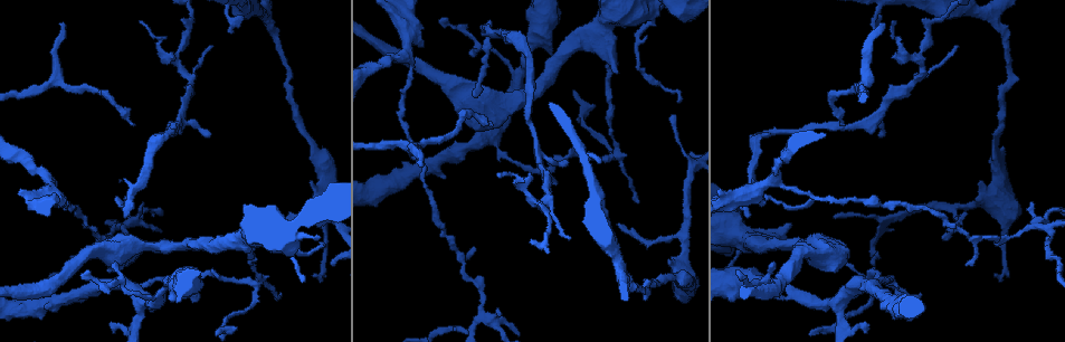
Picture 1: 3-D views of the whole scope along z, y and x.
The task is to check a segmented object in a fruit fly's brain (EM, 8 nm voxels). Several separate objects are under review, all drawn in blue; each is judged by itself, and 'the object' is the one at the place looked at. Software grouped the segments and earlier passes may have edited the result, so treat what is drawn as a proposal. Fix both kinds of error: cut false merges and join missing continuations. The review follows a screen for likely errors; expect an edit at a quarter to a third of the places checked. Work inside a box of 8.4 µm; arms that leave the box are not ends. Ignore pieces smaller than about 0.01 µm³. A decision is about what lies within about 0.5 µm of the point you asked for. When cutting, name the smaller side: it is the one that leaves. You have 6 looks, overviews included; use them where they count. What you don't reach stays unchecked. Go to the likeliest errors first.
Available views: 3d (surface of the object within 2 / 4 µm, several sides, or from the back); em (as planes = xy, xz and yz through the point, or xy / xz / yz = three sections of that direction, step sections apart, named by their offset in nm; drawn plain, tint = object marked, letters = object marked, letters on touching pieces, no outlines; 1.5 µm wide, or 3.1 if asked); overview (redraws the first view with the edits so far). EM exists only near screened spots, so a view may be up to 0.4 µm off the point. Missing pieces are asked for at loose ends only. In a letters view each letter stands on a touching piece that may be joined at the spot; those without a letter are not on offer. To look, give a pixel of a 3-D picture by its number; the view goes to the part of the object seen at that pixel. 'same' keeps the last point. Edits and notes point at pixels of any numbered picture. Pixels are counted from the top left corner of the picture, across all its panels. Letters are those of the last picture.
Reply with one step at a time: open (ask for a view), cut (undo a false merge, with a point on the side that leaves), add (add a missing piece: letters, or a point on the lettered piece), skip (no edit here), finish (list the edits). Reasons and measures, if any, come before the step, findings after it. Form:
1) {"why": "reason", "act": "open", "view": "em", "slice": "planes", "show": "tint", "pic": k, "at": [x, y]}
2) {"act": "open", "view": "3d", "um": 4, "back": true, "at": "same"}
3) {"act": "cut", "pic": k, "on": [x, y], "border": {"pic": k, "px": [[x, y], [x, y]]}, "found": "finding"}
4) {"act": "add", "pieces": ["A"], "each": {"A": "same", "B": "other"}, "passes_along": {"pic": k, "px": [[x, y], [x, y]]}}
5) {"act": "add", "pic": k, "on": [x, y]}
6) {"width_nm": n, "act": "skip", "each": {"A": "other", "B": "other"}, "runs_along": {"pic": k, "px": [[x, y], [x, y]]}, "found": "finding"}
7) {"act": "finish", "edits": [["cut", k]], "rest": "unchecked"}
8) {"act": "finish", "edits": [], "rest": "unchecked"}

{"why": "branch stops here", "act": "open", "view": "3d", "um": 2, "pic": 1, "at": [417, 159]}

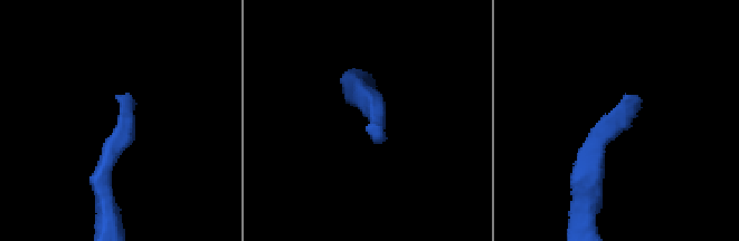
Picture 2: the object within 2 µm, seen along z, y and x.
{"why": "shape alone is not enough", "act": "open", "view": "em", "slice": "planes", "show": "letters", "pic": 2, "at": [120, 97]}

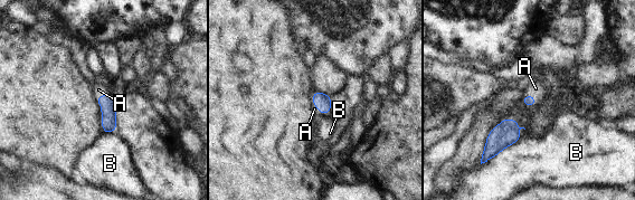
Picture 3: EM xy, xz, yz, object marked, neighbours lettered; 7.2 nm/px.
{"longest_contact_nm": ["B", 300], "act": "add", "pieces": ["A"], "each": {"A": "same", "B": "other"}, "passes_along": {"pic": 3, "px": [[322, 102], [319, 111], [314, 108]]}, "found": "the neuron continues"}

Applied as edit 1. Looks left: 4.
{"why": "redraw", "act": "open", "view": "overview"}

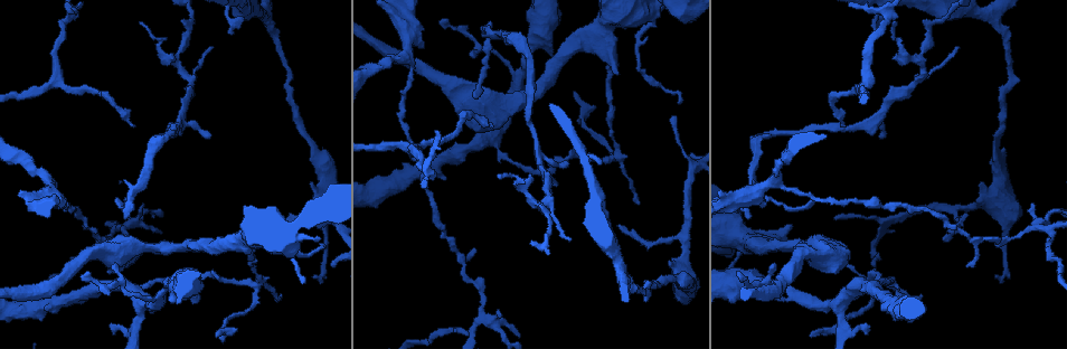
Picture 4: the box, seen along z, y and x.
{"why": "thin end", "act": "open", "view": "em", "slice": "xz", "step": 8, "show": "letters", "pic": 4, "at": [331, 266]}

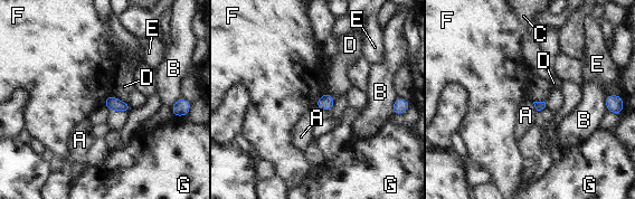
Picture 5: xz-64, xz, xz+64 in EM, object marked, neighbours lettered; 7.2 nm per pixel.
{"why": "cut it another way", "act": "open", "view": "em", "slice": "planes", "show": "letters", "at": "same"}

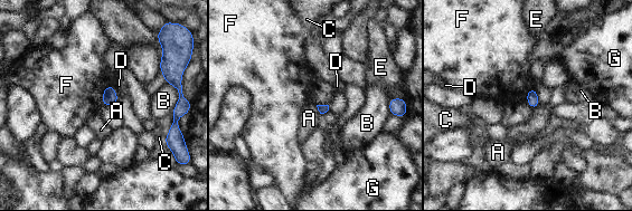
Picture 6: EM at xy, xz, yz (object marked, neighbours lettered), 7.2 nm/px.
{"act": "skip", "each": {"A": "other", "B": "other", "C": "other", "D": "other", "E": "other", "F": "other", "G": "other"}, "border": {"pic": 6, "px": [[316, 105], [320, 114]]}, "found": "none of them fits"}

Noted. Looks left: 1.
{"act": "finish", "edits": [["add", 3]], "rest": "unchecked"}

